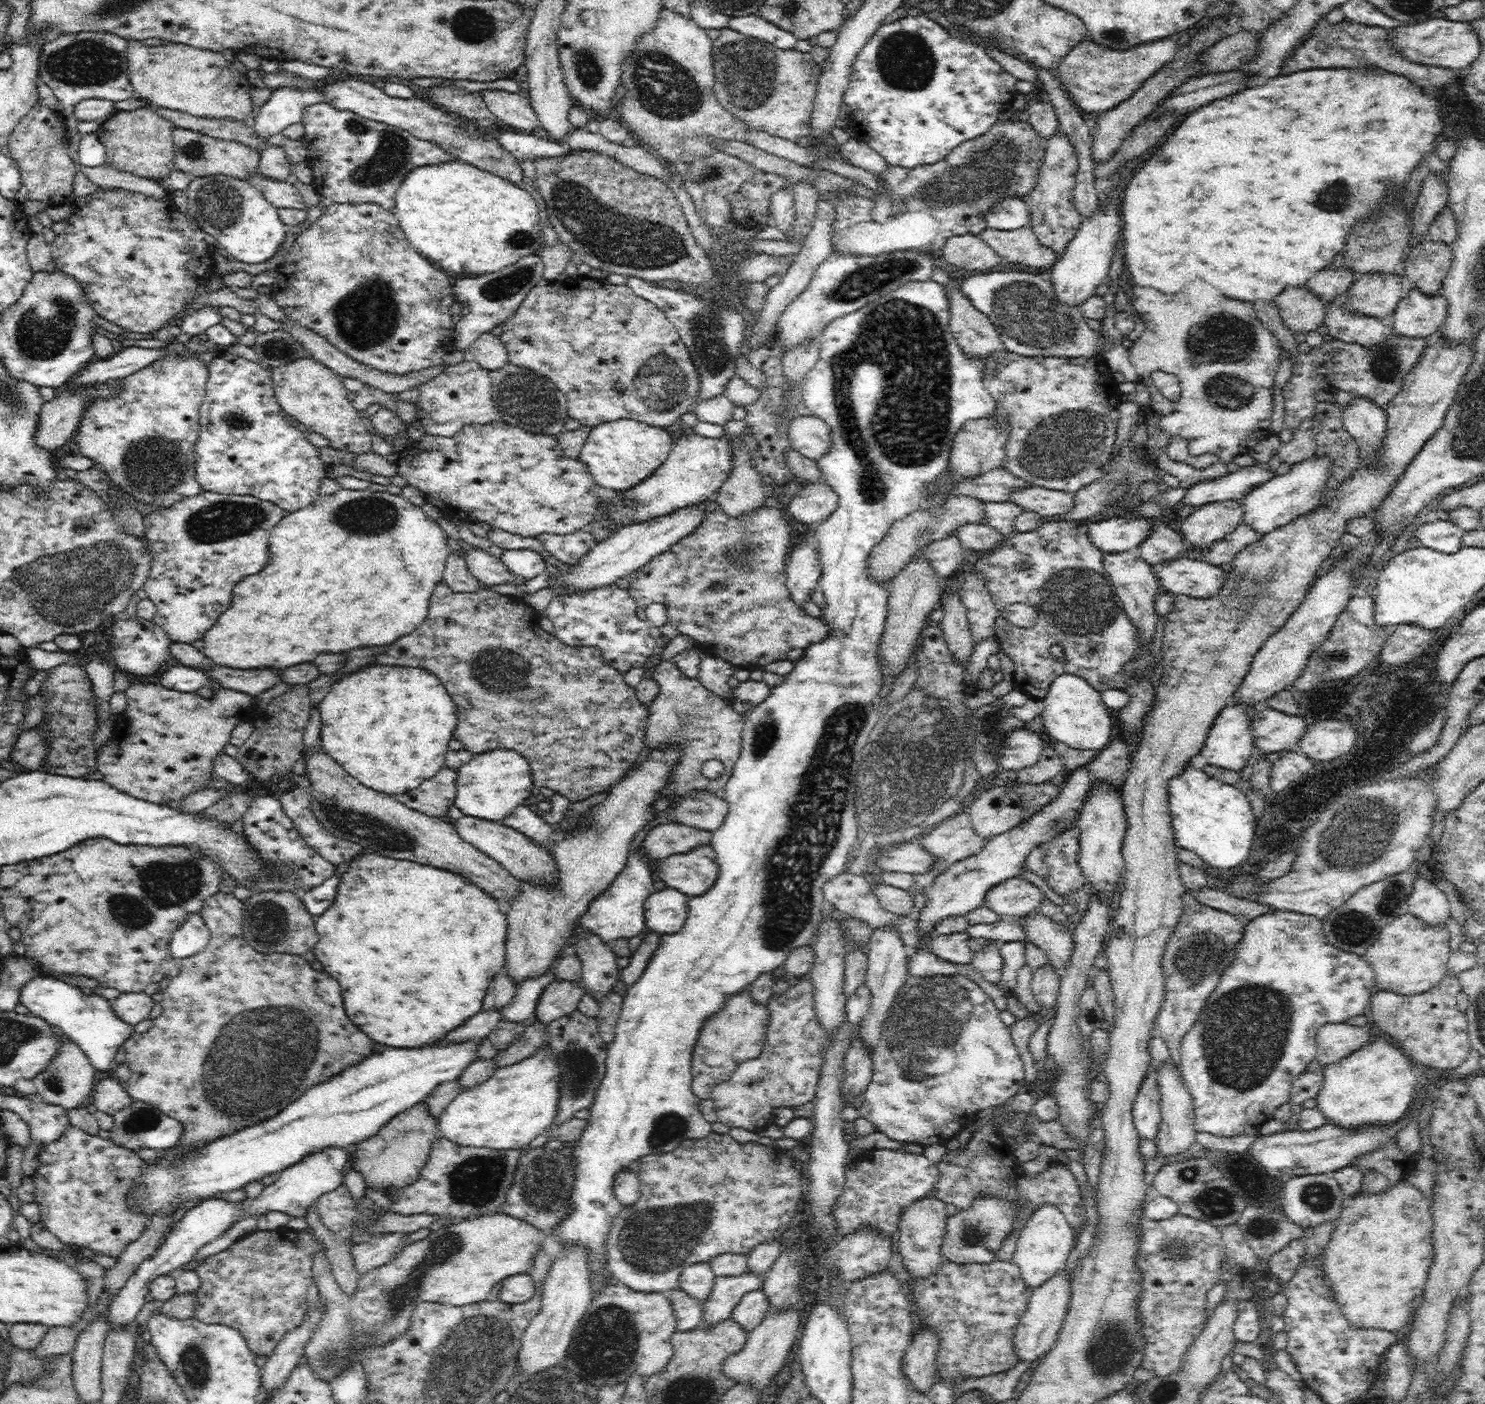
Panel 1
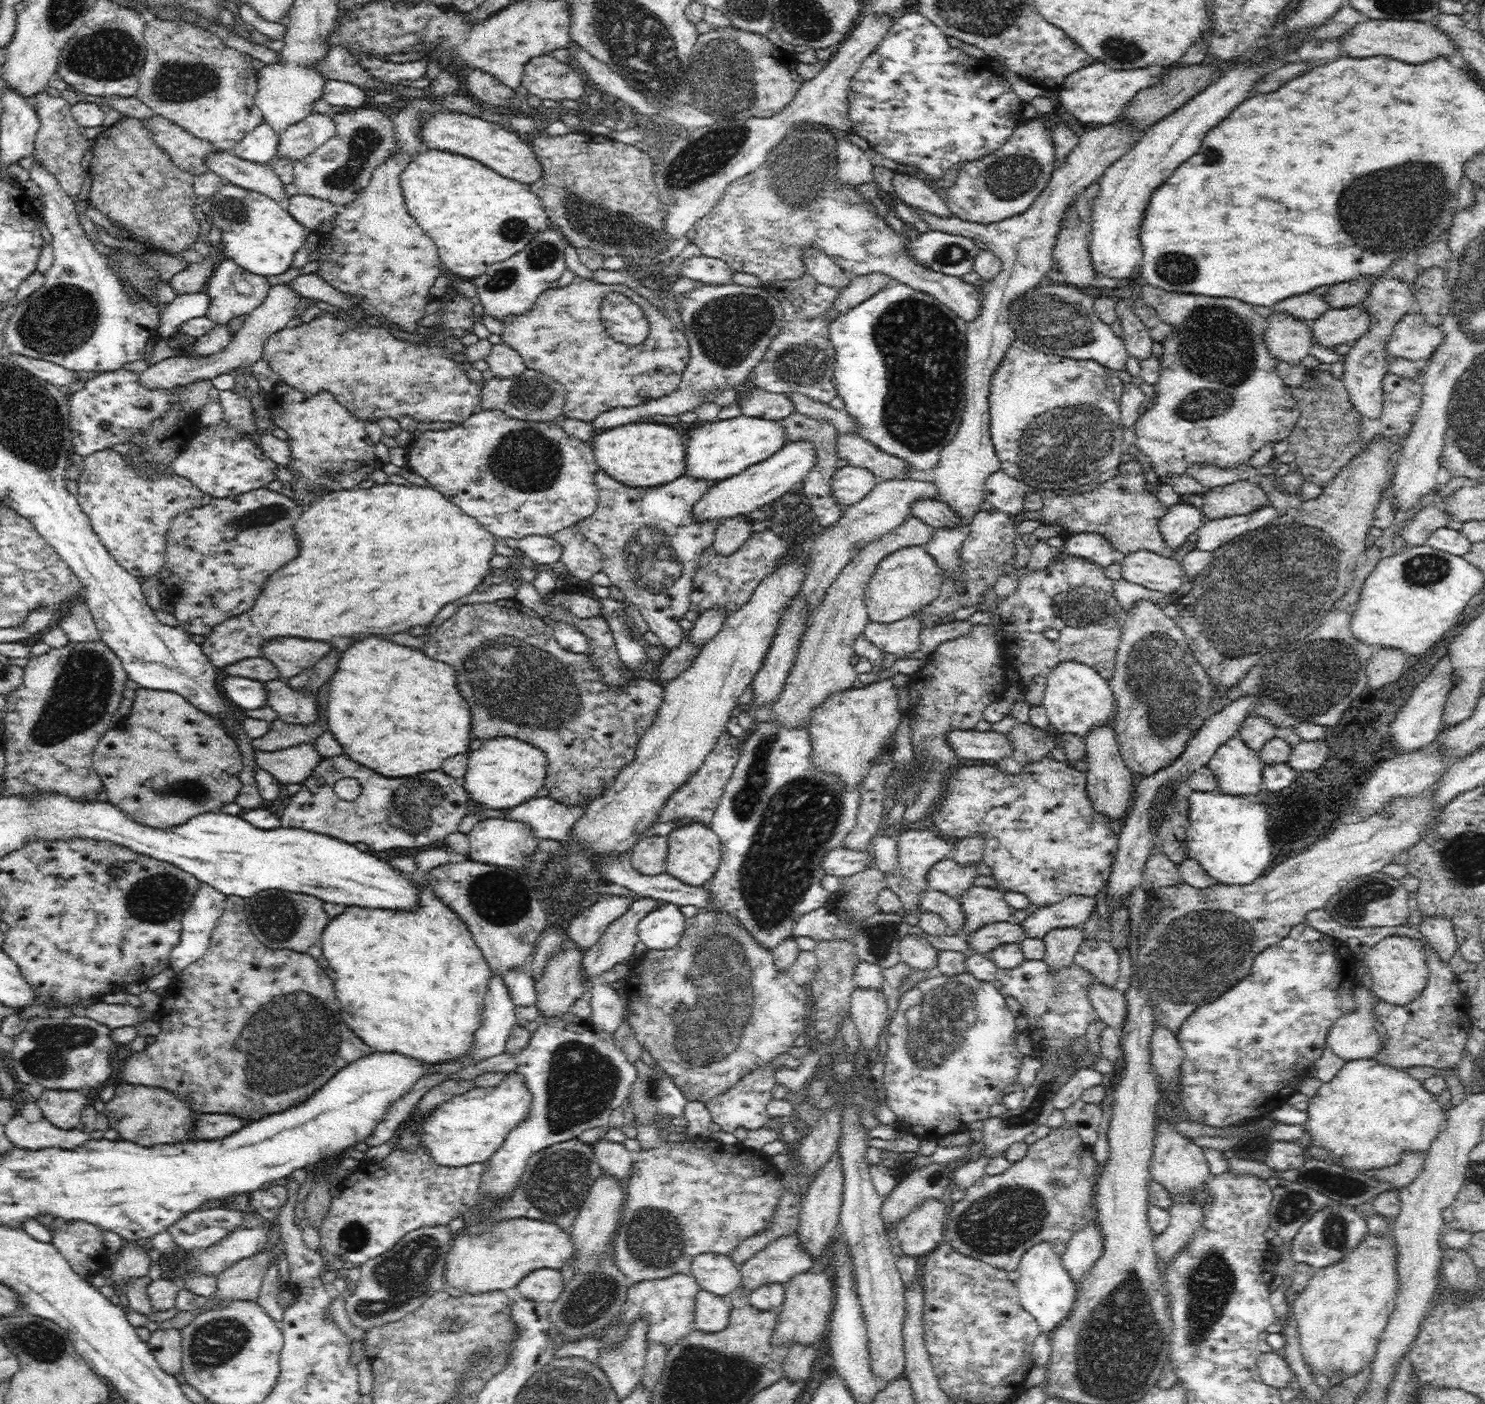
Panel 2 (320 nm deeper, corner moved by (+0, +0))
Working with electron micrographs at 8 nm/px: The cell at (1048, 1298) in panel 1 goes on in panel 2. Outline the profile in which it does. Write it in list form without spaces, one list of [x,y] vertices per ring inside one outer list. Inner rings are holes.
[[[1096,1221],[1072,1235],[1061,1259],[1062,1266],[1074,1282],[1080,1284],[1080,1280],[1090,1272],[1096,1260],[1102,1256],[1103,1246],[1102,1231]]]

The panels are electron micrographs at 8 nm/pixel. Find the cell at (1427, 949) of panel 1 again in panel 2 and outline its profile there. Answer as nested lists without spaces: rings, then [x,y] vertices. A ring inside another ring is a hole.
[[[1391,935],[1367,950],[1365,964],[1367,964],[1374,982],[1370,990],[1375,1000],[1384,1000],[1393,1005],[1404,1006],[1420,997],[1429,978],[1428,954],[1425,946],[1425,939]]]

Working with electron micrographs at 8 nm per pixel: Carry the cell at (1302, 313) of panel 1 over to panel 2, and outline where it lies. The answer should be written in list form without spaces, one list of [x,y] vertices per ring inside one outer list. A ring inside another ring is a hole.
[[[1274,312],[1267,321],[1265,341],[1270,354],[1278,361],[1300,365],[1315,342],[1310,323],[1298,320],[1287,312]]]

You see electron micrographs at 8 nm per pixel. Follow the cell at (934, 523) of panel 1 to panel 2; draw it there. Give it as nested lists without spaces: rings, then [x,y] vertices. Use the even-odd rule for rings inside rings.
[[[908,515],[900,526],[864,545],[850,559],[826,590],[822,604],[809,616],[796,660],[784,682],[780,698],[772,705],[771,719],[788,728],[809,724],[813,709],[830,695],[850,689],[858,680],[858,673],[850,663],[850,658],[855,655],[855,641],[869,623],[868,611],[864,608],[865,590],[869,580],[882,559],[904,547],[927,545],[934,531],[929,524],[914,515]]]

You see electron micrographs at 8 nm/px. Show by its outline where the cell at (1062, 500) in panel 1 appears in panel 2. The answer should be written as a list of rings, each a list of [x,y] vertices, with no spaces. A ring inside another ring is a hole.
[[[1000,468],[986,479],[984,499],[992,504],[994,509],[1014,516],[1023,510],[1028,491],[1032,490],[1035,489],[1008,476]]]

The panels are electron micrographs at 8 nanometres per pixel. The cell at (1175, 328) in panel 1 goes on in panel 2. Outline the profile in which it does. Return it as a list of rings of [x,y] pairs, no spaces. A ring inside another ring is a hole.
[[[1146,283],[1142,286],[1141,296],[1146,304],[1153,306],[1158,316],[1168,324],[1171,324],[1172,330],[1166,340],[1162,340],[1163,354],[1159,358],[1162,372],[1159,374],[1160,380],[1154,384],[1154,388],[1149,388],[1152,393],[1152,400],[1144,414],[1136,420],[1134,430],[1138,439],[1135,446],[1138,448],[1138,455],[1149,463],[1160,478],[1160,483],[1170,484],[1178,495],[1199,495],[1204,496],[1208,490],[1198,483],[1188,474],[1188,468],[1192,463],[1208,463],[1216,465],[1222,469],[1232,468],[1234,465],[1246,464],[1255,452],[1258,452],[1268,443],[1278,443],[1288,440],[1294,426],[1300,417],[1300,410],[1296,400],[1292,397],[1290,388],[1286,386],[1284,380],[1277,374],[1276,365],[1278,360],[1273,354],[1270,354],[1265,341],[1265,332],[1267,331],[1267,318],[1254,312],[1252,304],[1246,304],[1236,298],[1212,298],[1212,296],[1202,296],[1202,294],[1178,294],[1178,292],[1166,292],[1163,288],[1152,286]]]

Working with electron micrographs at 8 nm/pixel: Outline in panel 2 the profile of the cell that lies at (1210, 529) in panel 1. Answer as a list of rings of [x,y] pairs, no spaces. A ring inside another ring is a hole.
[[[1239,480],[1206,492],[1201,508],[1205,520],[1246,515],[1271,506],[1269,495],[1255,480]]]

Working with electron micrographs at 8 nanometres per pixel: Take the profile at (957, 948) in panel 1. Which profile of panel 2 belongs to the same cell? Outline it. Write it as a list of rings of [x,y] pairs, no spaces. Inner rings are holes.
[[[1016,920],[1006,922],[994,922],[984,926],[981,930],[972,932],[966,936],[966,943],[971,952],[978,954],[988,954],[998,945],[1020,943],[1026,938],[1023,927]]]

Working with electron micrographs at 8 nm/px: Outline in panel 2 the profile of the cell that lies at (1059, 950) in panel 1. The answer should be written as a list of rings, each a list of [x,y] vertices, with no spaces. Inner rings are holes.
[[[1098,982],[1089,989],[1088,995],[1090,1004],[1098,1013],[1099,1018],[1107,1025],[1121,1030],[1128,1014],[1128,1001],[1124,994],[1114,987]]]

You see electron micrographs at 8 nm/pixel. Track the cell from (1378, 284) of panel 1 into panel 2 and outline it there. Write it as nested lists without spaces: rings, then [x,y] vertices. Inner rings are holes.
[[[1366,304],[1348,308],[1330,307],[1310,327],[1315,342],[1333,348],[1358,340],[1370,328],[1369,312]]]

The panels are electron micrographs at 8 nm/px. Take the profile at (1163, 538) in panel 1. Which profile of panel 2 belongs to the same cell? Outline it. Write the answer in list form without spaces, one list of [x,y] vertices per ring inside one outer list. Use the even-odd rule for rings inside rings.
[[[1134,457],[1120,464],[1119,474],[1101,483],[1094,490],[1084,493],[1074,491],[1070,496],[1060,496],[1054,491],[1043,491],[1042,510],[1026,512],[1028,518],[1040,520],[1041,524],[1056,522],[1063,528],[1063,535],[1074,535],[1082,532],[1096,532],[1106,537],[1116,550],[1118,556],[1144,549],[1155,553],[1164,552],[1166,541],[1162,538],[1160,521],[1168,512],[1148,488],[1143,471],[1144,460]]]

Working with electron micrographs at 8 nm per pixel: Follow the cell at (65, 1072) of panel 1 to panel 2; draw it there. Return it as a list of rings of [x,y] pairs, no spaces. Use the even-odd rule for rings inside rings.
[[[44,1089],[36,1102],[43,1116],[62,1130],[75,1129],[80,1123],[82,1111],[88,1106],[83,1090]]]

